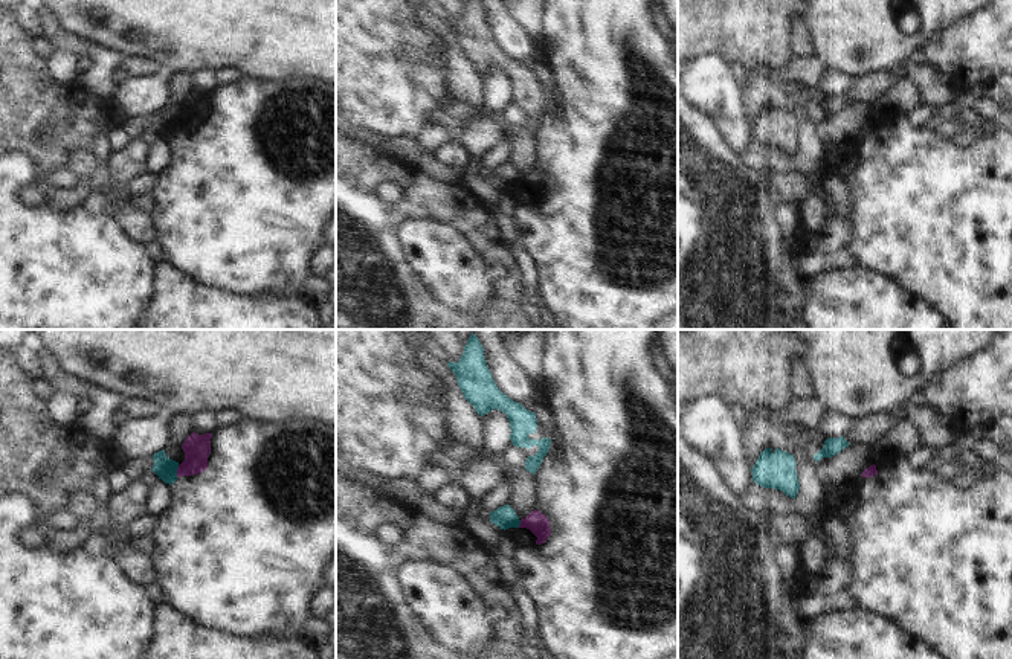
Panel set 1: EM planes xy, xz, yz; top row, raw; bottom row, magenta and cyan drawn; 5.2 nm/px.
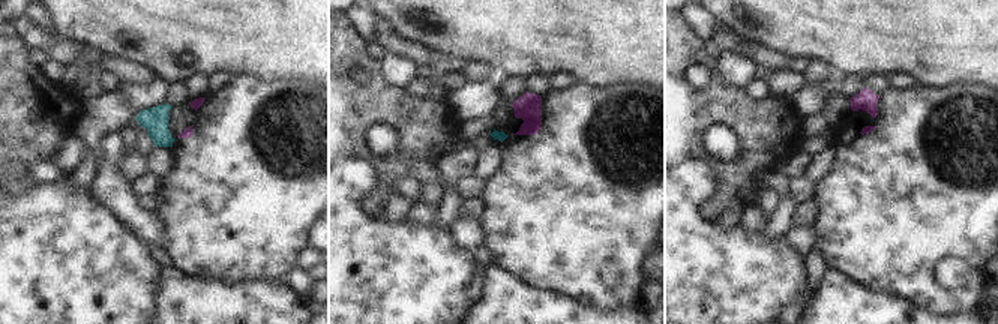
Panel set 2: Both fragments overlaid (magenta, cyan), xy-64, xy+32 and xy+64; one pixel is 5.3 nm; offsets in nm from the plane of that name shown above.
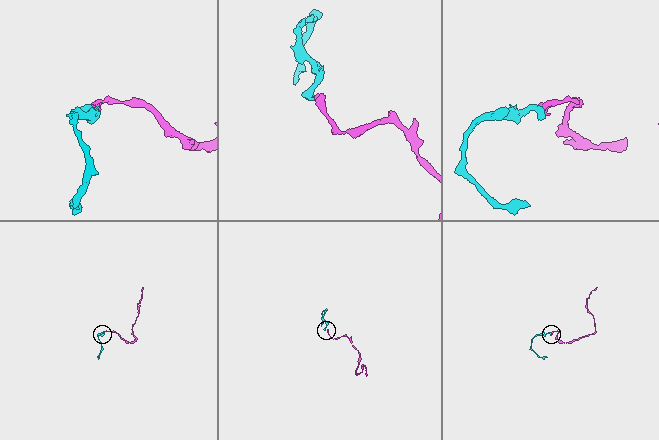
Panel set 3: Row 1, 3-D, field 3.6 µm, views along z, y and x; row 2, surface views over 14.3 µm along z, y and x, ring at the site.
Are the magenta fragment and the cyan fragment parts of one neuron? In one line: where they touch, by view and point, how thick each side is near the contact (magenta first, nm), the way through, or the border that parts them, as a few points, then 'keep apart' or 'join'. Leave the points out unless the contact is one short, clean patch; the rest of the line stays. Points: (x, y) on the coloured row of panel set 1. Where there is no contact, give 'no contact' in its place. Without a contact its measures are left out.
contact xy (177, 472); calibres 140 and 110 nm; border xy (179, 466), (176, 476); keep apart

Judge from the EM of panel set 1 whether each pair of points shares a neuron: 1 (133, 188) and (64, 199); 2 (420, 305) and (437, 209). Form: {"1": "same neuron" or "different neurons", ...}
{"1": "different neurons", "2": "same neuron"}

